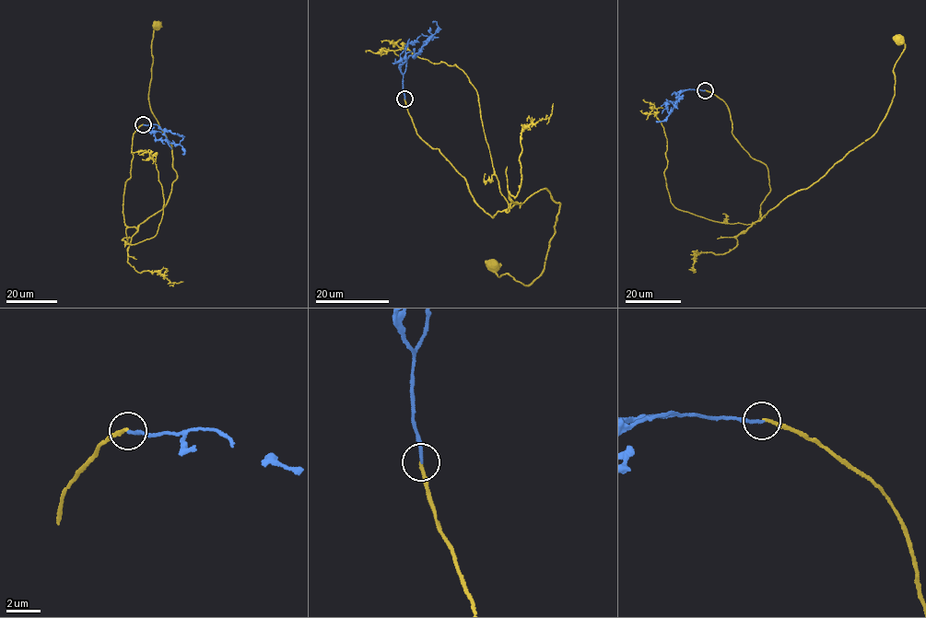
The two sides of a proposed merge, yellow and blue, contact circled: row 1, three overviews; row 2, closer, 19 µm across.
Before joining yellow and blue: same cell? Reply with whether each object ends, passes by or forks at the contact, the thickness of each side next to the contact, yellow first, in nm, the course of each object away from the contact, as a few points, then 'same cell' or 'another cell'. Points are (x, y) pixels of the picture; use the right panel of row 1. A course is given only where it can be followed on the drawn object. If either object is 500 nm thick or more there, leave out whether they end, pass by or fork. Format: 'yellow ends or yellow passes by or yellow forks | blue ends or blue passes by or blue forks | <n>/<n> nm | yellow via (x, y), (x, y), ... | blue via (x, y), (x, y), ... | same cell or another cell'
yellow ends | blue ends | 180/180 nm | yellow via (705, 90), (725, 103), (732, 134), (767, 167), (762, 217), (873, 136), (895, 93), (899, 41) | blue via (705, 90), (682, 91), (668, 115), (657, 121) | another cell

